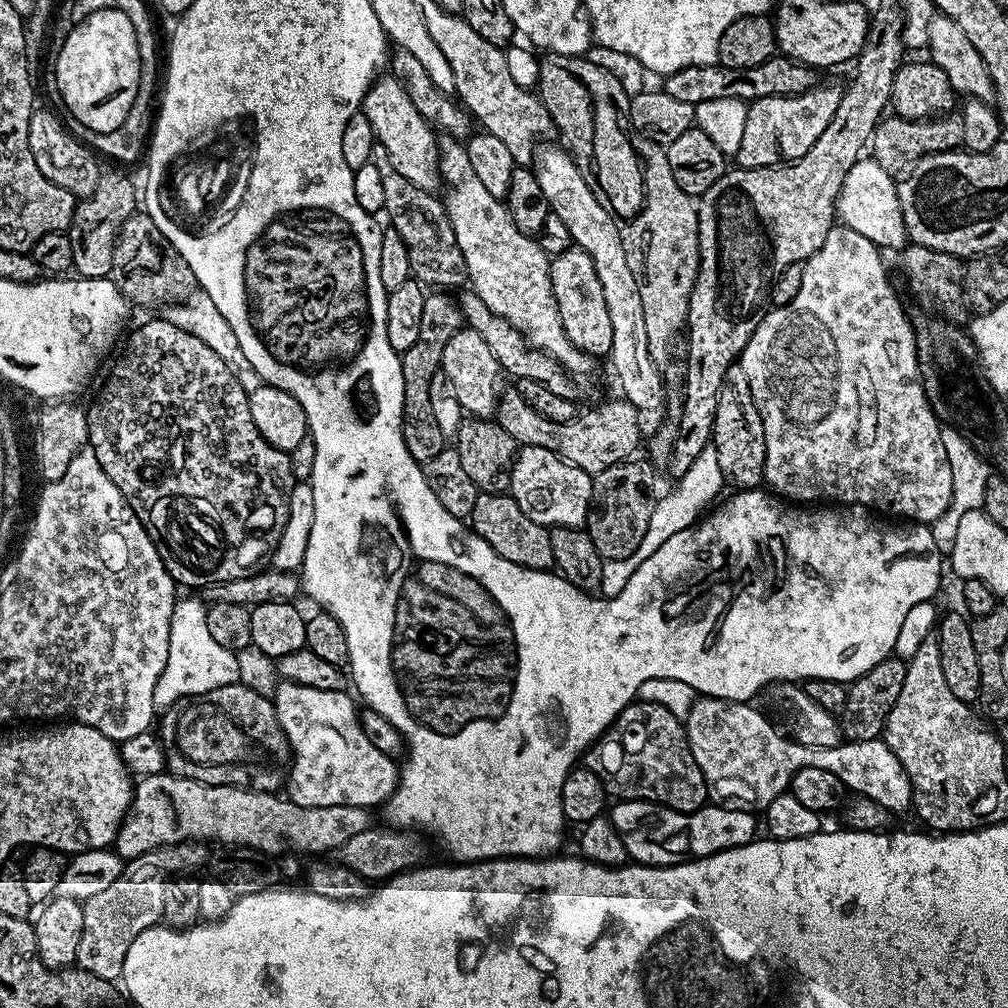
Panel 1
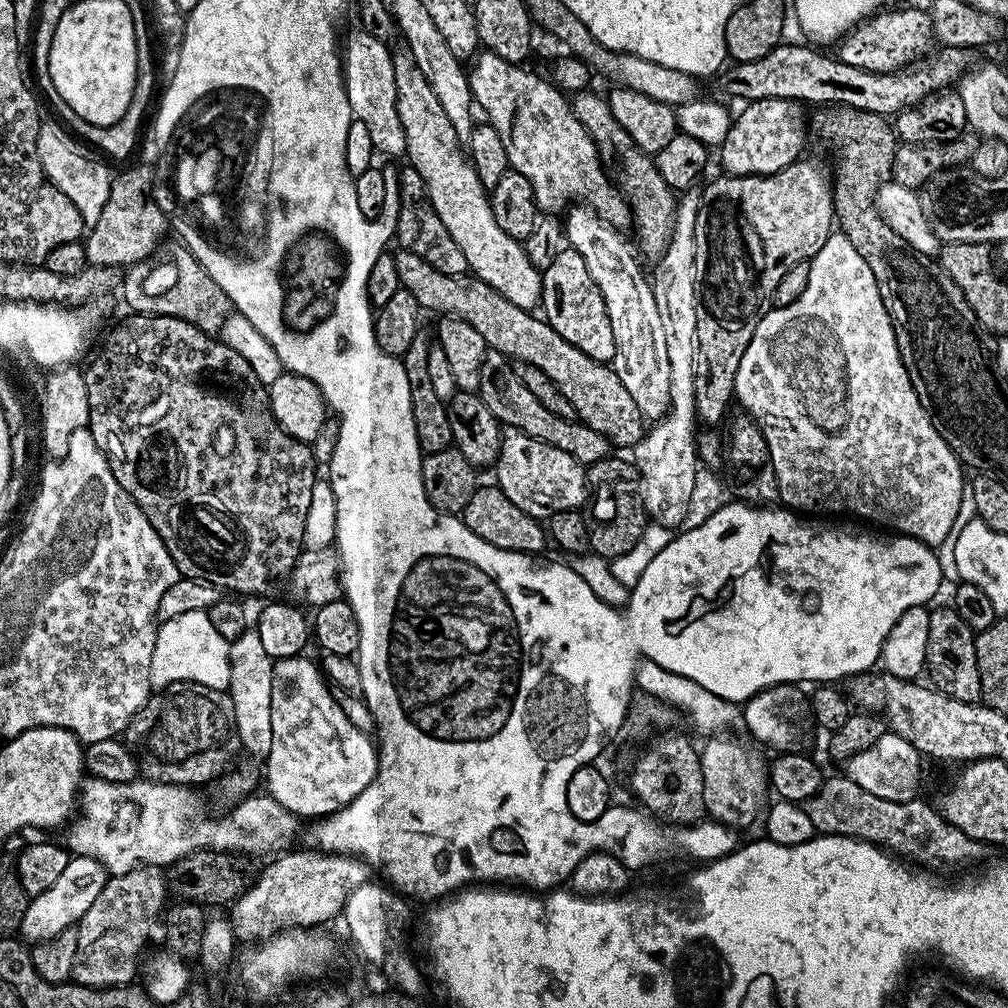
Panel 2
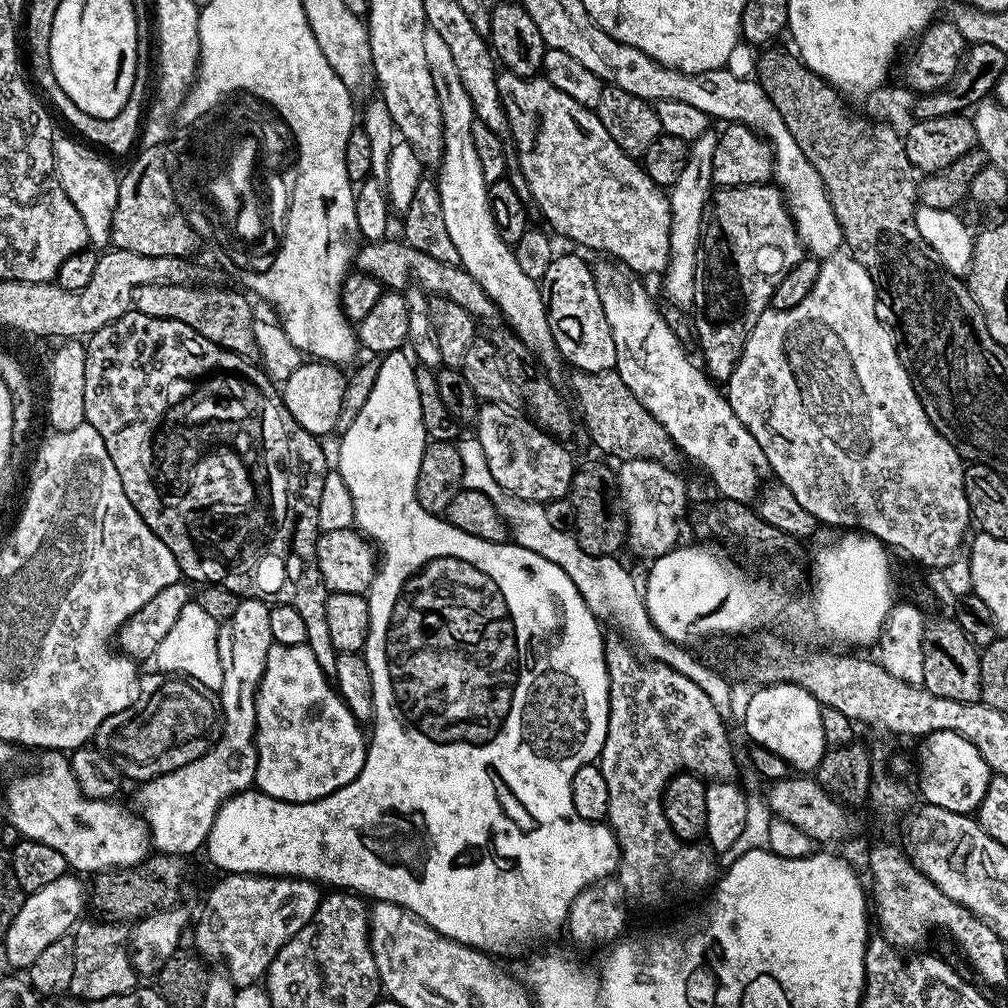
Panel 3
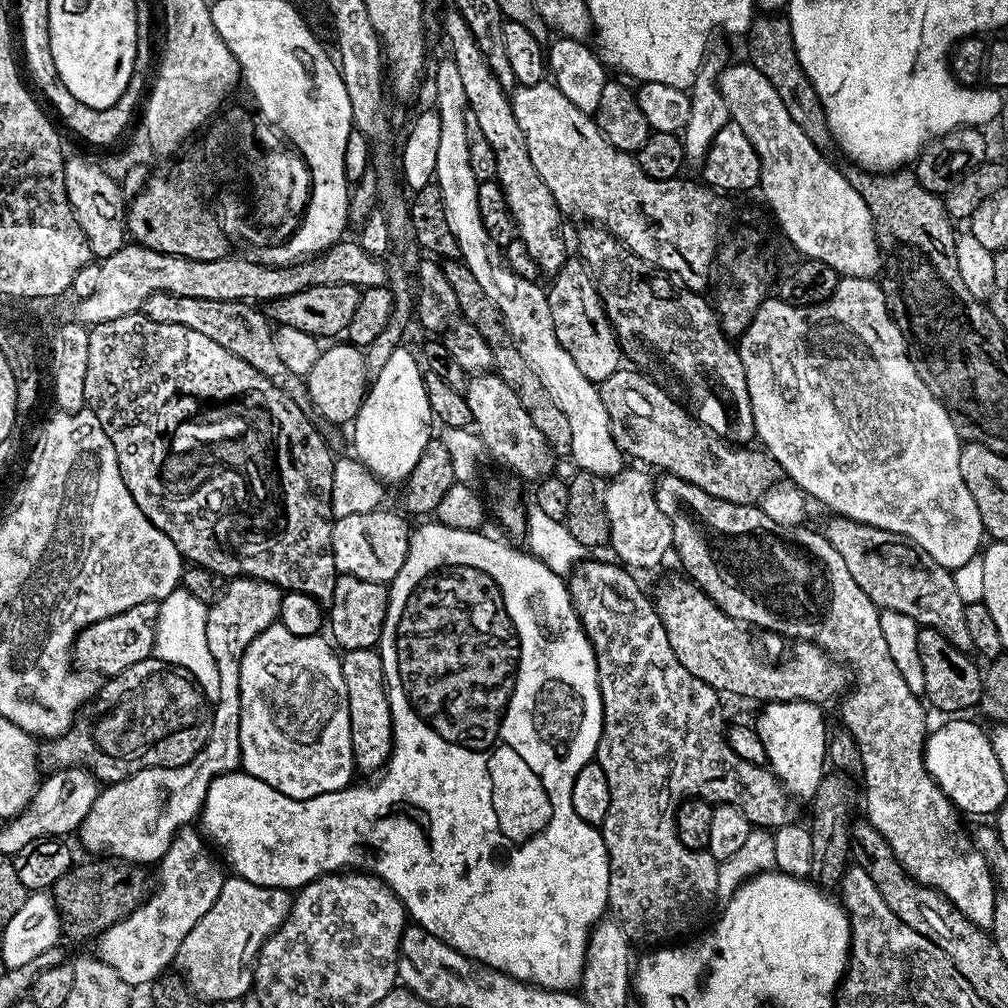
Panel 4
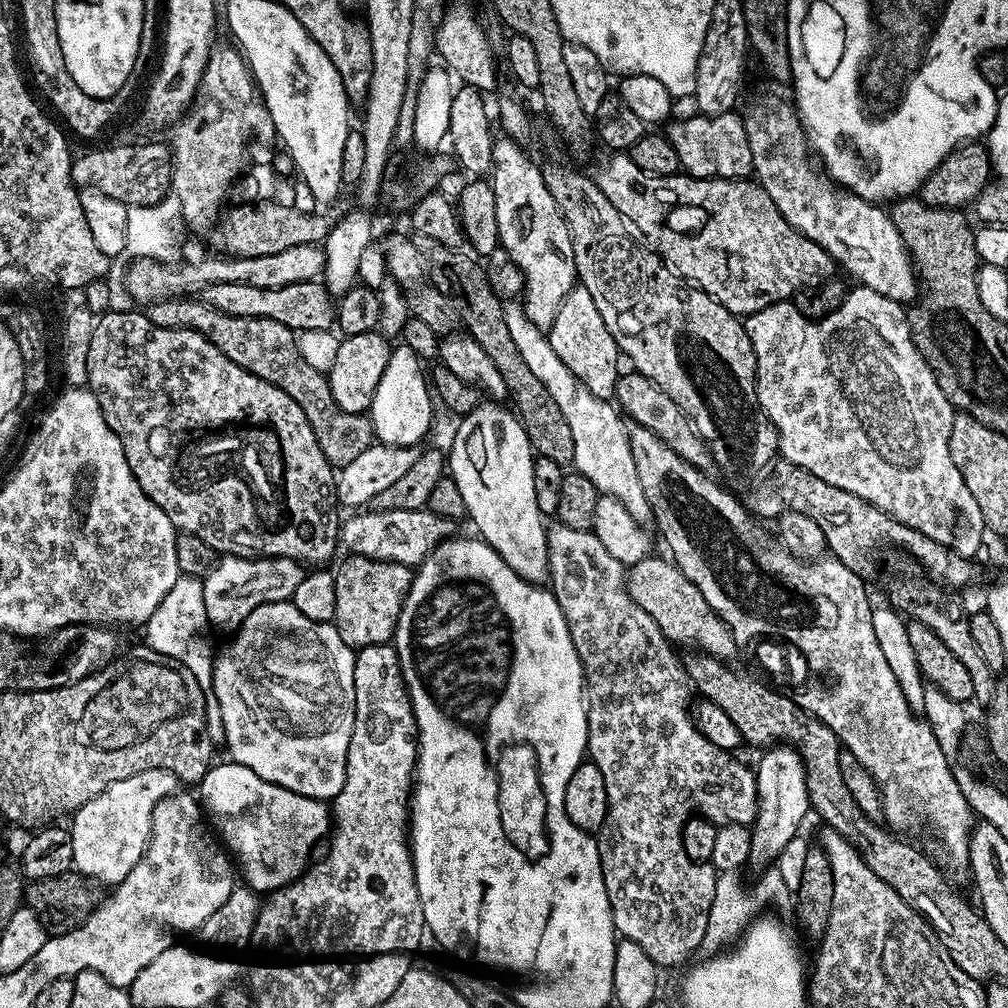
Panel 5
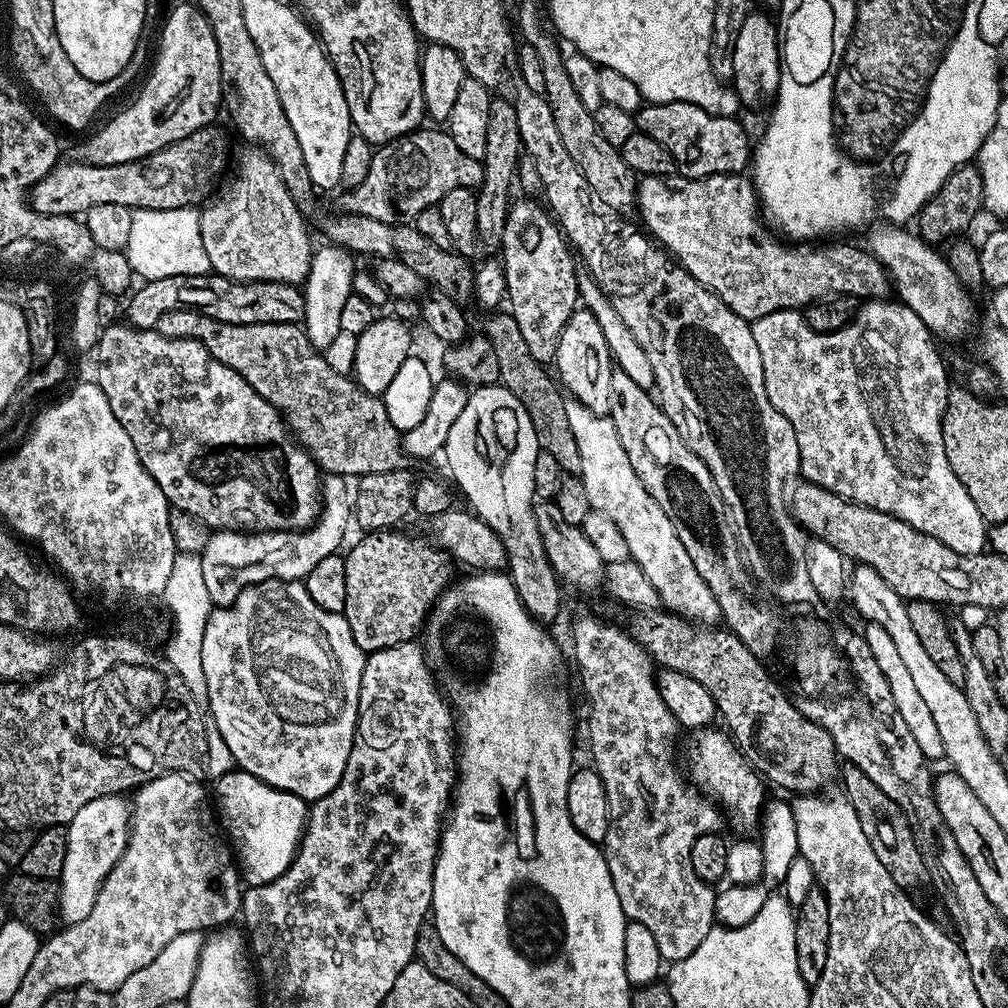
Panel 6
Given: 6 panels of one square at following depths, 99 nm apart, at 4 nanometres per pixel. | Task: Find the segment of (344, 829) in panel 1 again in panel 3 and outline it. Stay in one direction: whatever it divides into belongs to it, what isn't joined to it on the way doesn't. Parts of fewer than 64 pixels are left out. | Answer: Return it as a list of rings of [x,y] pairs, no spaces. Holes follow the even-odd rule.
[[[52,750],[45,756],[33,776],[9,782],[6,820],[18,826],[23,839],[54,846],[73,873],[135,868],[150,852],[148,825],[115,799],[96,800],[84,794],[65,753]]]

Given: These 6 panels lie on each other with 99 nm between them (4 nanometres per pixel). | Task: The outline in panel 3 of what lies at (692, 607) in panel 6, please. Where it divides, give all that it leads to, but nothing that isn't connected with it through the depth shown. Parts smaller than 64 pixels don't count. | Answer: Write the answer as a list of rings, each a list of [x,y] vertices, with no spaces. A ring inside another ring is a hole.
[[[425,27],[424,46],[426,49],[426,66],[430,66],[430,78],[434,78],[434,90],[438,94],[438,106],[442,108],[442,134],[444,135],[444,153],[438,165],[438,187],[440,201],[442,202],[442,219],[446,222],[446,230],[458,250],[459,265],[469,272],[470,276],[482,286],[482,290],[499,308],[499,315],[506,318],[507,327],[516,333],[516,337],[525,344],[530,351],[540,359],[540,363],[548,369],[549,373],[556,374],[562,365],[562,357],[556,350],[556,343],[550,334],[548,321],[548,306],[545,293],[537,281],[526,278],[518,266],[518,258],[513,245],[502,242],[498,230],[494,226],[494,214],[490,214],[488,201],[488,183],[482,178],[482,165],[478,162],[478,154],[474,150],[474,106],[470,102],[470,94],[466,94],[466,86],[462,86],[462,78],[458,78],[458,69],[454,67],[454,58],[446,41],[434,30]]]

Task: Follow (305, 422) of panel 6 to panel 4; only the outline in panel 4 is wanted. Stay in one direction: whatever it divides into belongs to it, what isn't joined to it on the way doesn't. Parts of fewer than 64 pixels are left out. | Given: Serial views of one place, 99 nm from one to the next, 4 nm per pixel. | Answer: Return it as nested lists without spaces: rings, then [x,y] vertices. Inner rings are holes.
[[[159,292],[146,298],[142,314],[159,324],[170,326],[186,326],[190,330],[198,330],[198,334],[206,334],[213,342],[218,342],[225,350],[230,350],[242,362],[254,366],[274,386],[278,386],[286,395],[302,409],[309,407],[308,385],[305,377],[294,374],[278,356],[276,334],[267,315],[260,312],[259,307],[242,300],[207,300],[206,298],[182,298],[178,294]]]

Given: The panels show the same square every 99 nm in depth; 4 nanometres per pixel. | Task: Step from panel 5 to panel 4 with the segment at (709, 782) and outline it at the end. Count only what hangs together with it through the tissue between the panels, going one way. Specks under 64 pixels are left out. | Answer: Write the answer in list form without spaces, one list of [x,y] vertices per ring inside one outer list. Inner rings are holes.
[[[585,559],[572,569],[567,577],[566,583],[568,593],[572,599],[574,610],[578,614],[580,624],[584,632],[588,635],[588,640],[592,643],[592,649],[596,655],[596,669],[598,670],[598,682],[600,683],[600,697],[602,698],[602,710],[604,711],[604,725],[600,741],[596,747],[595,763],[602,766],[602,774],[606,774],[606,782],[610,782],[610,810],[606,810],[606,818],[602,825],[604,833],[604,845],[608,851],[608,873],[610,882],[608,883],[608,908],[614,913],[615,919],[623,926],[624,933],[633,941],[636,940],[660,940],[656,942],[672,942],[675,936],[684,936],[704,915],[708,912],[708,907],[712,903],[717,903],[715,883],[709,882],[710,876],[704,873],[703,855],[689,852],[686,846],[682,846],[679,836],[676,834],[676,809],[679,808],[681,800],[695,798],[706,800],[715,806],[718,804],[733,804],[752,825],[757,828],[775,830],[793,823],[797,819],[796,808],[792,796],[788,795],[783,785],[775,773],[767,767],[746,762],[746,758],[738,758],[734,750],[728,744],[726,735],[726,723],[724,716],[720,713],[720,700],[715,688],[710,687],[706,682],[694,678],[678,658],[674,658],[674,650],[670,650],[670,638],[666,638],[666,630],[662,626],[660,616],[656,613],[655,603],[646,593],[640,589],[640,584],[635,580],[633,573],[619,563],[611,562],[607,564],[604,560]]]

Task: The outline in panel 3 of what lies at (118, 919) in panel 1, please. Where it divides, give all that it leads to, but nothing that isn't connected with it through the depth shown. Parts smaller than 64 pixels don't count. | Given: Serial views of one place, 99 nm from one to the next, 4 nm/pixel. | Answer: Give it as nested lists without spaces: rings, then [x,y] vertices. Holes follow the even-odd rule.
[[[81,919],[74,928],[74,979],[68,992],[78,1000],[101,1000],[114,994],[126,994],[138,984],[138,973],[132,965],[129,929],[120,922],[92,919],[96,920]]]

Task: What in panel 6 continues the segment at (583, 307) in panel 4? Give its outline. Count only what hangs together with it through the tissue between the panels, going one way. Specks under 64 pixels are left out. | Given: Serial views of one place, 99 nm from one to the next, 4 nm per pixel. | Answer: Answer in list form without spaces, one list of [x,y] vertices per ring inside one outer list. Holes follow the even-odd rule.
[[[587,310],[573,312],[570,322],[566,322],[566,326],[562,330],[562,338],[558,338],[558,350],[554,361],[554,372],[563,391],[571,399],[586,406],[586,410],[599,416],[609,415],[612,410],[613,371],[612,352],[610,346],[607,345],[602,327],[598,324],[598,319]]]

